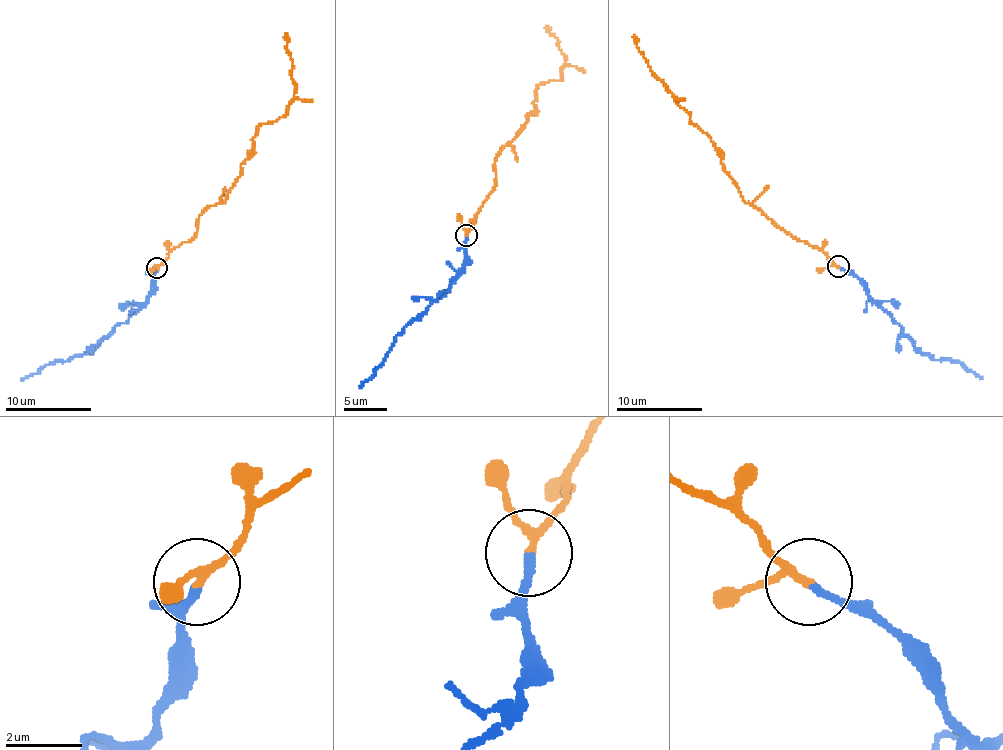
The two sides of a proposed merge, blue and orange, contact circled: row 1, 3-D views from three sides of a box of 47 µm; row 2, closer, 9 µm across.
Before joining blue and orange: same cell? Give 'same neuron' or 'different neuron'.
same neuron

